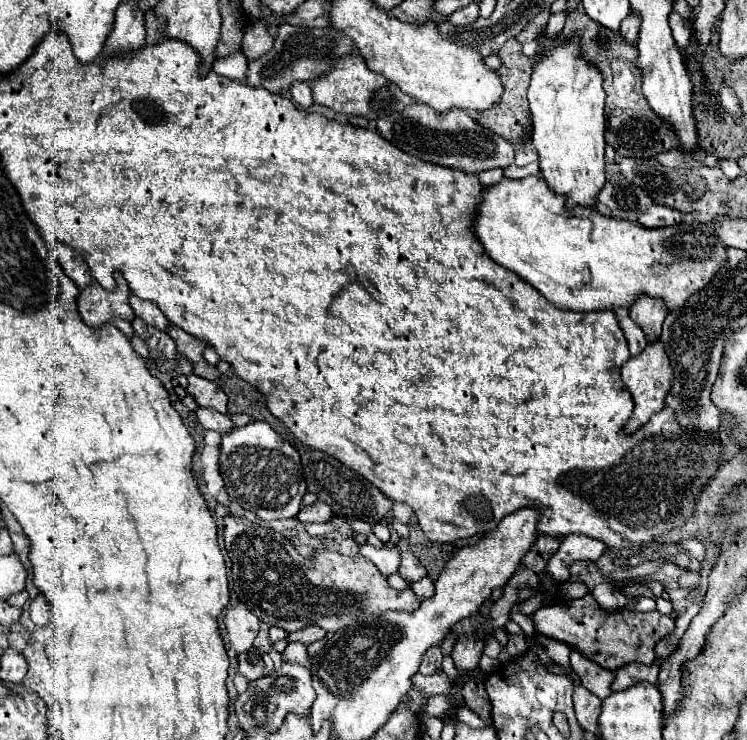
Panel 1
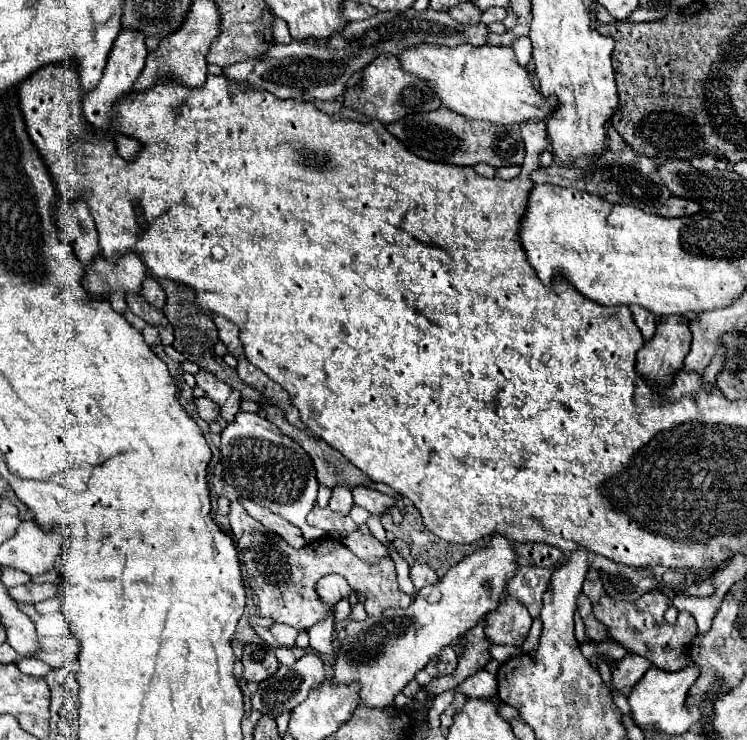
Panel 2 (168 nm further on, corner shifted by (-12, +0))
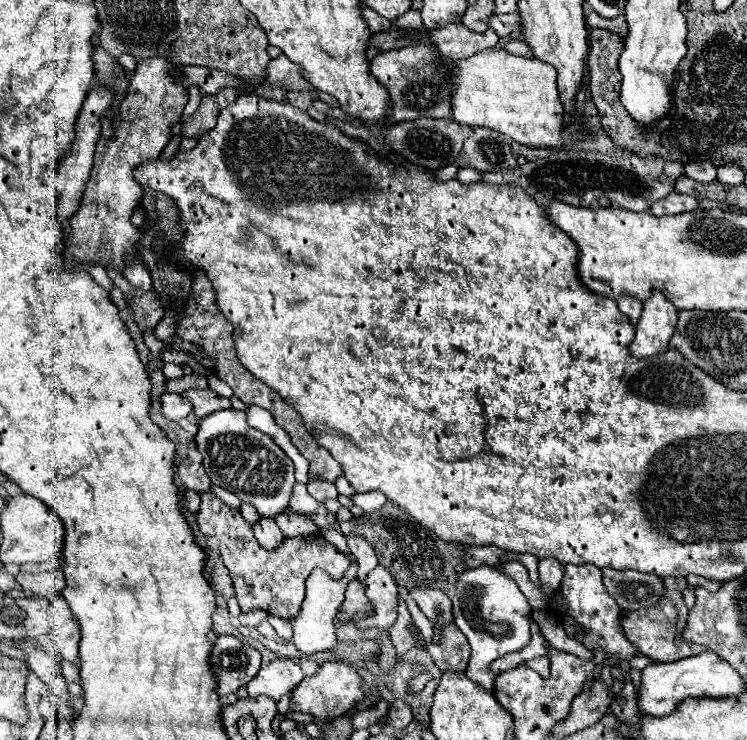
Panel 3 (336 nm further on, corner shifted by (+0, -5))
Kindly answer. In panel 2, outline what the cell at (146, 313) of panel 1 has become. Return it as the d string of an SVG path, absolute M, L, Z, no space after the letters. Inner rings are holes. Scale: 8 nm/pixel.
M146 277L146 279L144 279L144 285L142 285L142 295L144 295L144 299L146 299L148 303L156 305L158 309L162 309L162 307L164 307L166 295L164 295L164 291L162 291L160 283L158 283L154 277Z

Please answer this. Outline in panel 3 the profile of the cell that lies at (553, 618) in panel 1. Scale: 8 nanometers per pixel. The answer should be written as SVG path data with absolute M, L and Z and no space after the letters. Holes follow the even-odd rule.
M664 592L662 600L646 610L634 610L634 612L626 612L626 616L622 616L620 624L624 630L624 636L628 638L628 642L646 658L650 658L652 662L676 662L694 654L700 654L700 646L696 644L688 644L680 638L684 626L686 626L686 616L688 610L684 606L682 594L680 592Z

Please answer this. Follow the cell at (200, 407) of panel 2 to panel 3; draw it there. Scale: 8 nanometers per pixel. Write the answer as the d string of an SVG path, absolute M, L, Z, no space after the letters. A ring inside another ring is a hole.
M162 394L162 414L170 420L182 420L192 412L192 404L180 394Z

